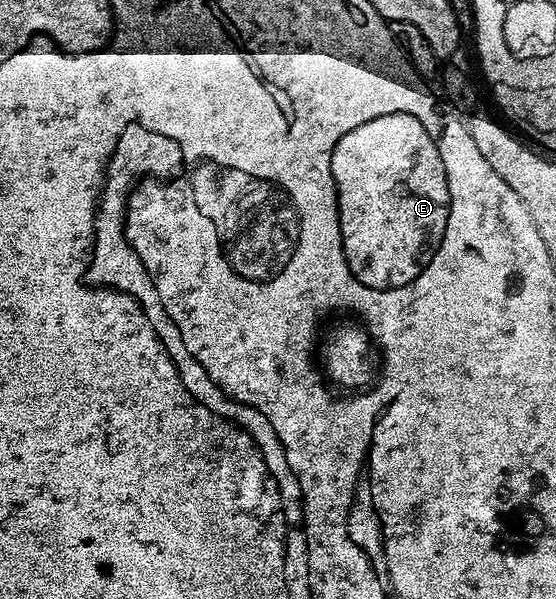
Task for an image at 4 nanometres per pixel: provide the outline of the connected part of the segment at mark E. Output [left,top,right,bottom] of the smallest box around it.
[328,110,452,294]

